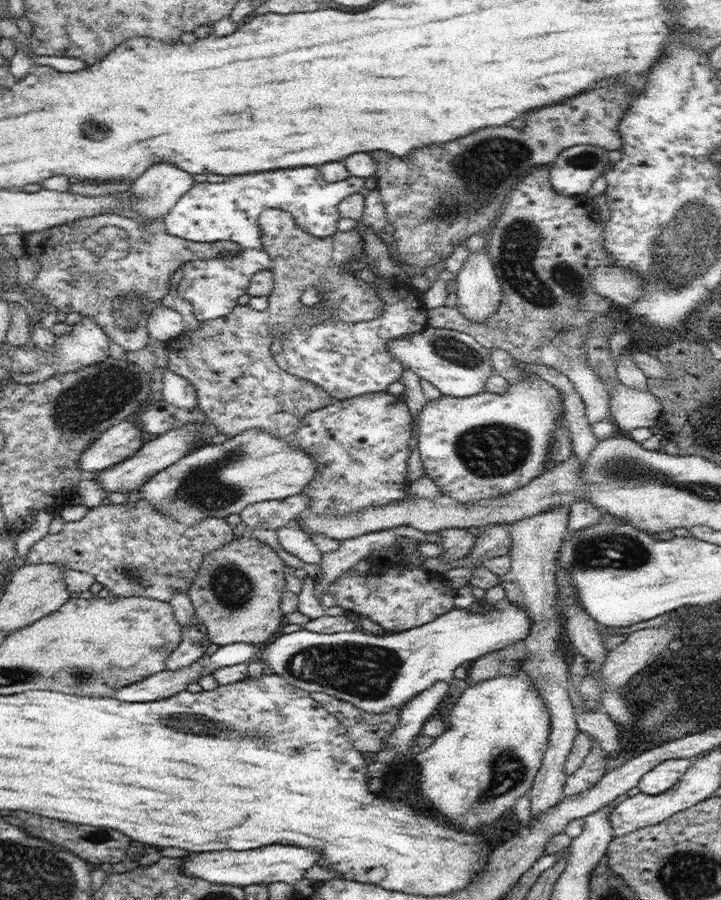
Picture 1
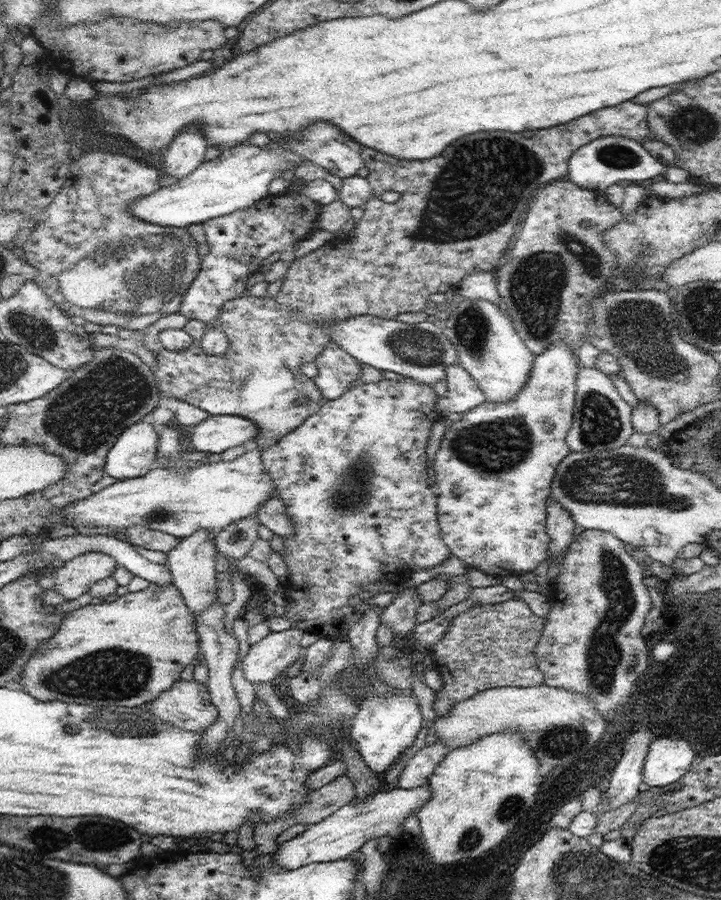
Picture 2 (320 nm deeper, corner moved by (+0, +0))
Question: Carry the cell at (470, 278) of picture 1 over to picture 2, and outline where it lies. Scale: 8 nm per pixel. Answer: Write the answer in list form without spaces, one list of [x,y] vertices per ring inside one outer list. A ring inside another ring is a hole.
[[[482,298],[464,299],[449,313],[442,329],[454,345],[459,363],[477,382],[486,401],[495,404],[514,400],[526,386],[536,356],[516,332],[508,313],[500,311],[497,304]]]

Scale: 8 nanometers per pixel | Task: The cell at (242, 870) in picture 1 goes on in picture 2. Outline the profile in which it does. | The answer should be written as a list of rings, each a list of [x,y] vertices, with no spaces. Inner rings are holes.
[[[426,785],[417,786],[411,789],[403,789],[396,787],[392,790],[379,791],[378,793],[372,793],[367,799],[360,801],[359,803],[348,803],[341,806],[334,814],[327,816],[324,820],[319,821],[316,824],[308,824],[308,829],[302,832],[297,837],[294,837],[290,841],[280,843],[277,846],[277,852],[275,854],[275,863],[282,868],[288,870],[294,870],[301,866],[306,866],[310,863],[321,863],[328,861],[337,861],[350,857],[353,852],[360,850],[369,840],[373,838],[380,838],[380,836],[391,836],[397,839],[399,834],[403,834],[404,820],[408,818],[409,814],[413,814],[413,810],[422,808],[430,800],[431,788]]]

